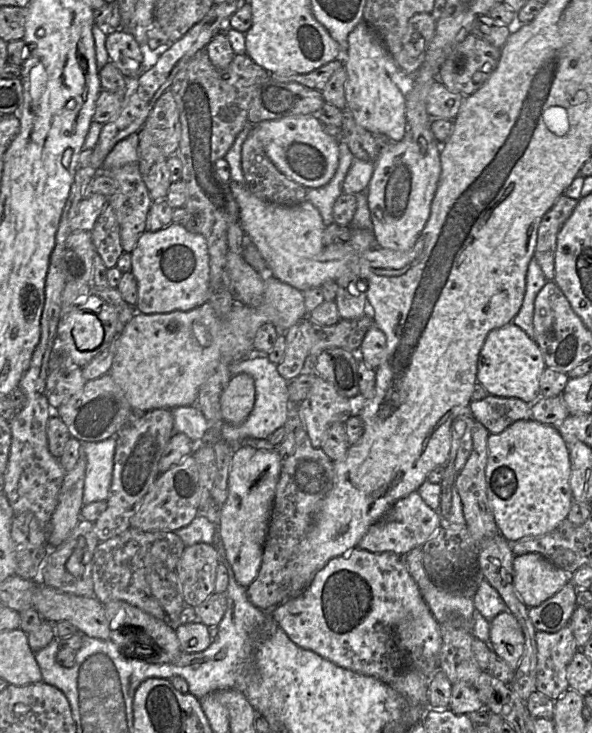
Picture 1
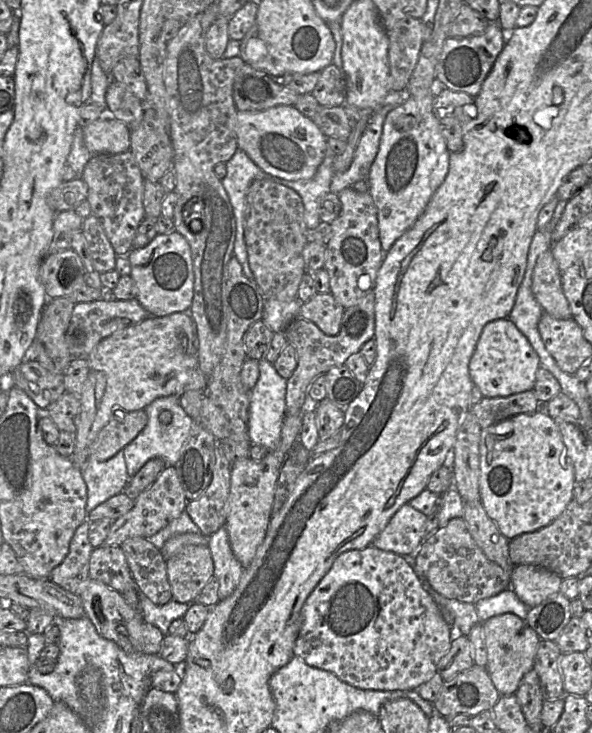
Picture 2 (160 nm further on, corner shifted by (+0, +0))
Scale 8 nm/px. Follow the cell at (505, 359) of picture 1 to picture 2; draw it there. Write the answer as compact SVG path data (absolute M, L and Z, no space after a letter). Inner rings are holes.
M509 318L493 320L484 327L469 364L471 379L484 397L507 397L533 390L540 367L539 355Z

